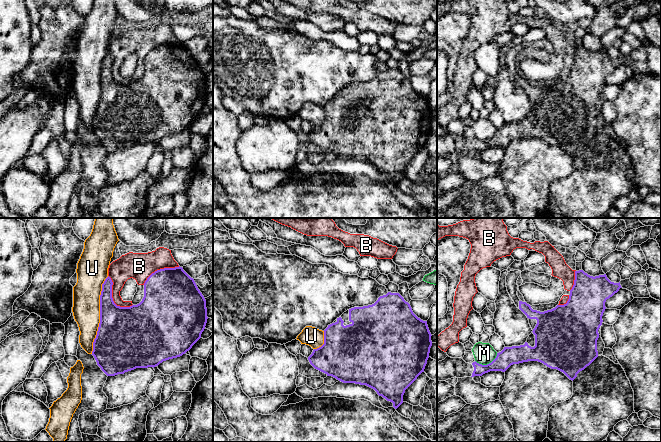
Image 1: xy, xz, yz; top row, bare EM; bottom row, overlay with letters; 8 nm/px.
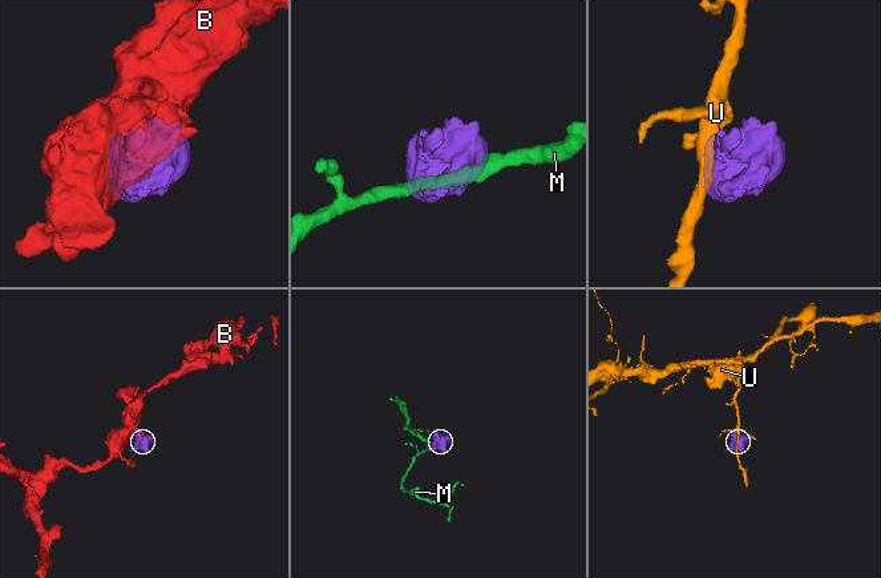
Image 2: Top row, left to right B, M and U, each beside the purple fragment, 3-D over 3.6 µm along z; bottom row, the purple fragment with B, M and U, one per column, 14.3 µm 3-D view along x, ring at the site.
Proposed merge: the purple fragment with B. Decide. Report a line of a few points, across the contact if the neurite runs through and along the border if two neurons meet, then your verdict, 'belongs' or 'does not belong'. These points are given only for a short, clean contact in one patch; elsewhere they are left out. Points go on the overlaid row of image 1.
belongs

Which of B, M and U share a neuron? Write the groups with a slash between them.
B / M / U

